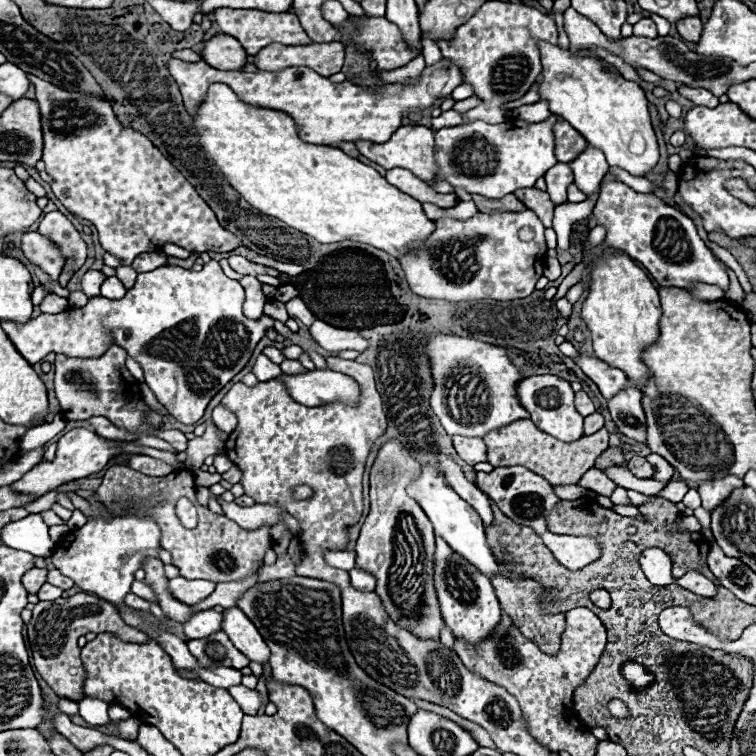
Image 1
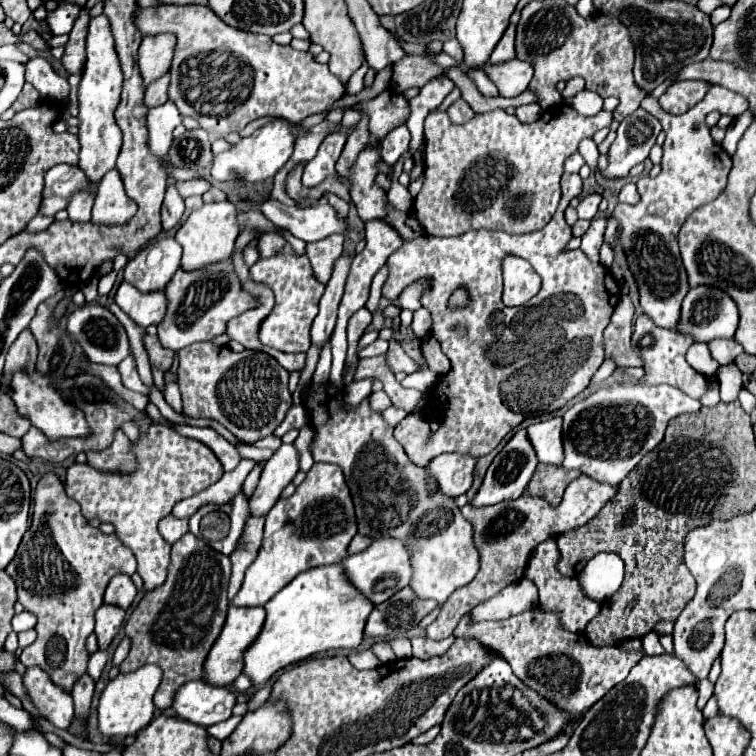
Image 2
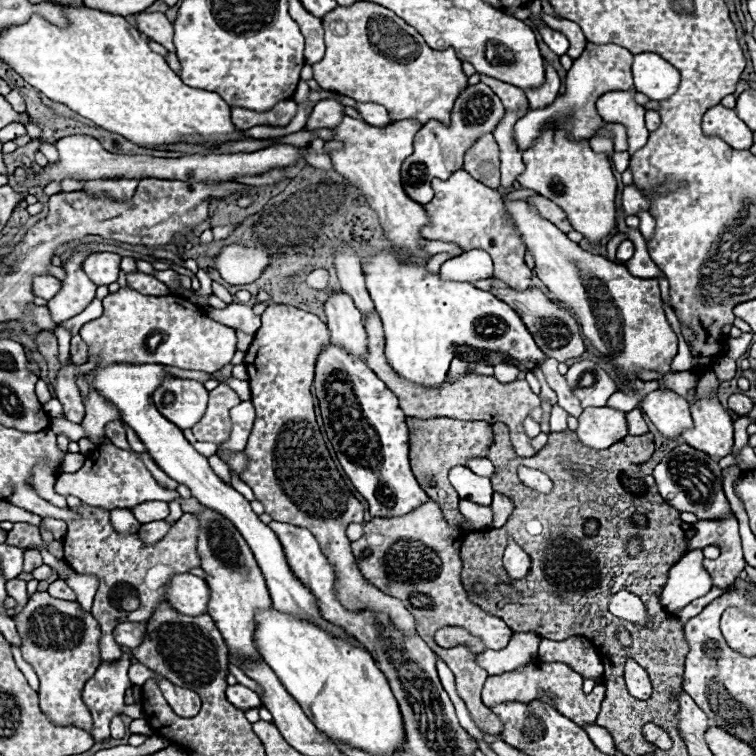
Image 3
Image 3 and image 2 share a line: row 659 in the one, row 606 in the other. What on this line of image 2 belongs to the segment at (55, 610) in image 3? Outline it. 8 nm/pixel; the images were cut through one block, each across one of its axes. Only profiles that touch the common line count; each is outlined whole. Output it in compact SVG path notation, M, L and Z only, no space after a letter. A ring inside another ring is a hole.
M46 472L38 480L38 486L34 490L32 524L30 524L28 532L24 534L24 538L18 546L18 552L12 560L12 564L8 564L6 572L16 582L18 602L24 606L24 610L28 610L30 614L34 614L38 618L38 624L34 626L34 630L38 634L36 642L22 650L20 662L24 666L40 664L40 668L44 668L52 676L52 680L56 680L56 684L60 684L62 688L68 688L68 692L70 692L72 684L86 670L90 654L86 652L84 642L90 636L90 632L94 630L94 614L104 602L104 590L106 590L110 578L114 578L116 574L134 574L136 572L136 562L134 562L132 552L128 548L124 548L124 544L120 544L120 540L114 534L106 536L98 528L88 526L88 522L80 514L80 504L76 504L76 500L72 500L64 492L62 480L54 472Z

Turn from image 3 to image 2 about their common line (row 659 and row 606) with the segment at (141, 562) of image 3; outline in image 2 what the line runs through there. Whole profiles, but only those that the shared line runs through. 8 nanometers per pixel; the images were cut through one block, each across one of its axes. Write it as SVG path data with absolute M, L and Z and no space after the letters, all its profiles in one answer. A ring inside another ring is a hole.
M102 604L96 612L96 636L98 636L98 650L106 650L106 646L112 642L116 632L120 630L122 622L126 618L126 612L114 604Z

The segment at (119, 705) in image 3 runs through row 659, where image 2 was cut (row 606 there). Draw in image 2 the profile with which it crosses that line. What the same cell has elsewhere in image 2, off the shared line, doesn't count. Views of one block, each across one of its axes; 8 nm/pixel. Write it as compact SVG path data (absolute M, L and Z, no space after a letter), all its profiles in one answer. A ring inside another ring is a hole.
M118 574L110 580L106 594L104 594L104 602L116 604L116 606L128 610L128 606L134 602L134 596L136 596L136 586L134 586L132 578L126 574Z

